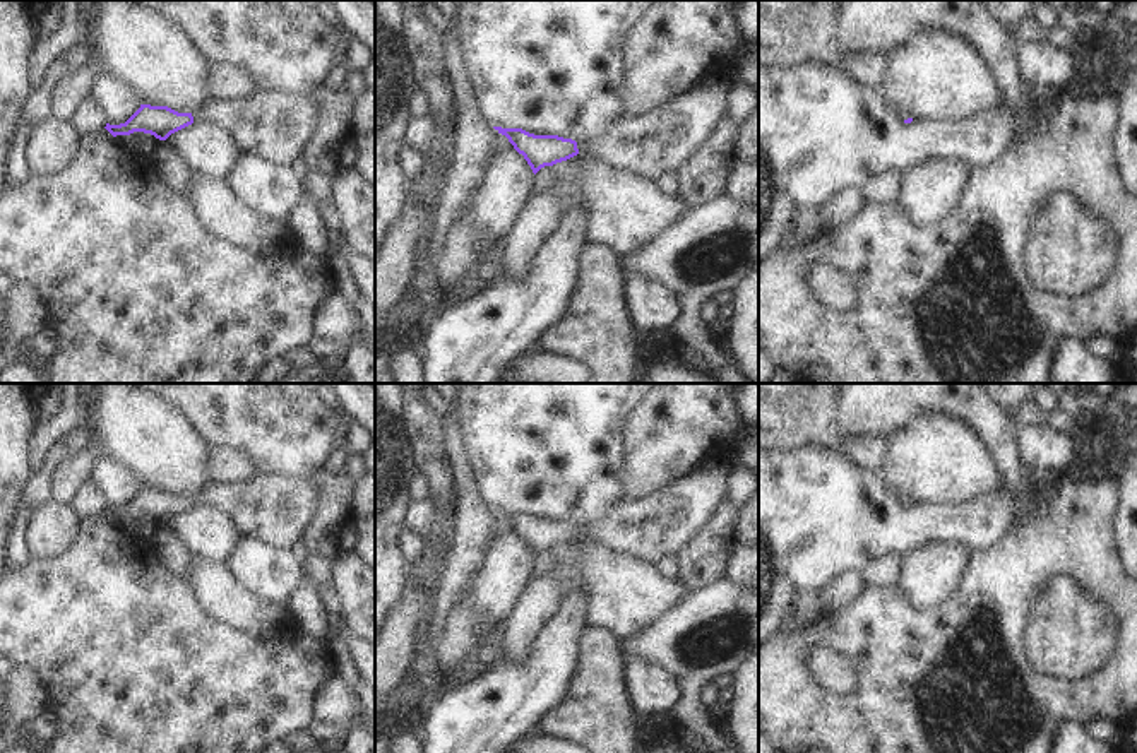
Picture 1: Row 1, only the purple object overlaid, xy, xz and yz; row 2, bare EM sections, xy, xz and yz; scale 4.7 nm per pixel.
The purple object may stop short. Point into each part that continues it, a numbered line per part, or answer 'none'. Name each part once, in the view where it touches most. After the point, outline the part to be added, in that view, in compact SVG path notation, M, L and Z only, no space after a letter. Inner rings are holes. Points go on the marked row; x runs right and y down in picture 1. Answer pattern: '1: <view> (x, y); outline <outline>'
1: xz (660, 141); outline M709 77L651 111L620 116L606 132L577 140L579 154L656 183L705 142L724 116L729 86Z

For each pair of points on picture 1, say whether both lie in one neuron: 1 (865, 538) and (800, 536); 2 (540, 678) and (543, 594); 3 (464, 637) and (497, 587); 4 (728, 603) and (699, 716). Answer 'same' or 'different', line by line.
1: same
2: different
3: same
4: same

